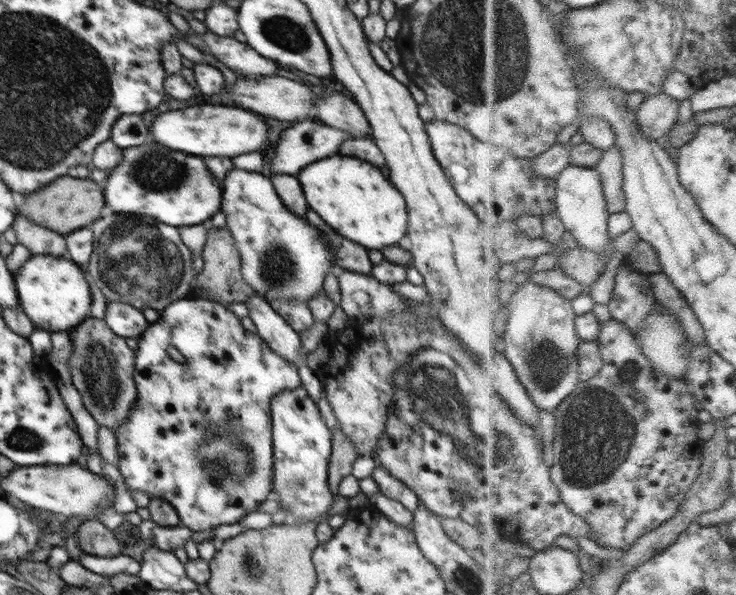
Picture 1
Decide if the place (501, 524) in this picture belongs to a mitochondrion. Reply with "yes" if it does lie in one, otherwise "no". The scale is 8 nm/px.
no

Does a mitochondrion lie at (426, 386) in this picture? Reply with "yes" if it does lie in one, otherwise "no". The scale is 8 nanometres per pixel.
yes

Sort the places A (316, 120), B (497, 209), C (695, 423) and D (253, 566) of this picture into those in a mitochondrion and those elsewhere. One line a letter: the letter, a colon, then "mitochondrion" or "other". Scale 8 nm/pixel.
A: other
B: other
C: other
D: mitochondrion

